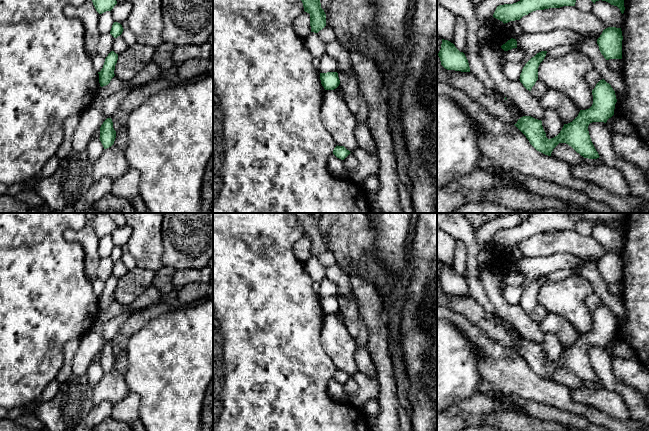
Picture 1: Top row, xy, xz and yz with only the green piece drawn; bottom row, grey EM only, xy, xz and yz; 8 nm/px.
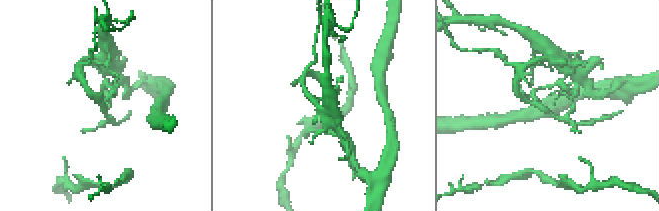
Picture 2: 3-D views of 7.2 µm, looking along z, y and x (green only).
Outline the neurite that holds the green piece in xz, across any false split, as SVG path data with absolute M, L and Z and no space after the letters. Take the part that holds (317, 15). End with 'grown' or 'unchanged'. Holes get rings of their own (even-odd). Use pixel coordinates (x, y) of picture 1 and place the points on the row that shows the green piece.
M301 0L304 11L310 14L311 32L318 33L326 26L326 14L320 0Z; unchanged

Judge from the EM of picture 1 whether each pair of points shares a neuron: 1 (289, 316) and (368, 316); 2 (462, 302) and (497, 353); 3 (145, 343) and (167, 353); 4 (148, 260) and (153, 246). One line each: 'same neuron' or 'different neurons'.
1: different neurons
2: different neurons
3: same neuron
4: same neuron

